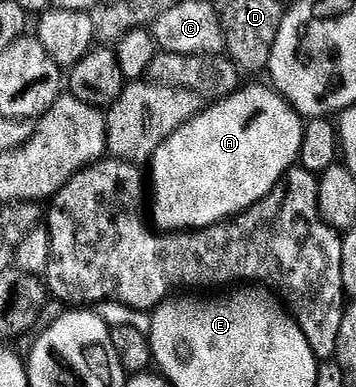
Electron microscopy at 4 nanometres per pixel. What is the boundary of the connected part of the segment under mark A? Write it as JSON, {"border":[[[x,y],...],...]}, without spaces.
{"border":[[[251,85],[248,89],[247,86],[240,88],[239,92],[223,101],[208,104],[203,112],[198,113],[192,121],[185,123],[177,131],[173,131],[173,135],[169,135],[169,139],[165,139],[165,143],[161,143],[161,147],[157,147],[157,151],[151,156],[149,162],[149,168],[151,168],[151,173],[149,169],[149,217],[156,230],[190,231],[192,229],[207,229],[210,225],[218,225],[220,221],[237,217],[261,199],[265,199],[265,195],[269,195],[273,191],[273,187],[278,185],[281,178],[298,162],[301,139],[303,138],[303,126],[305,124],[304,118],[296,113],[291,108],[291,104],[279,96],[274,88],[264,85]]]}

